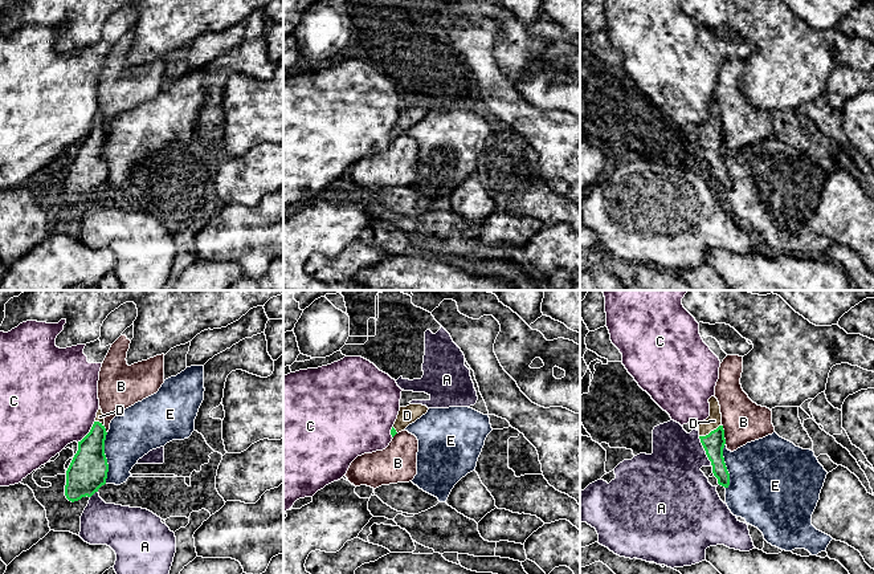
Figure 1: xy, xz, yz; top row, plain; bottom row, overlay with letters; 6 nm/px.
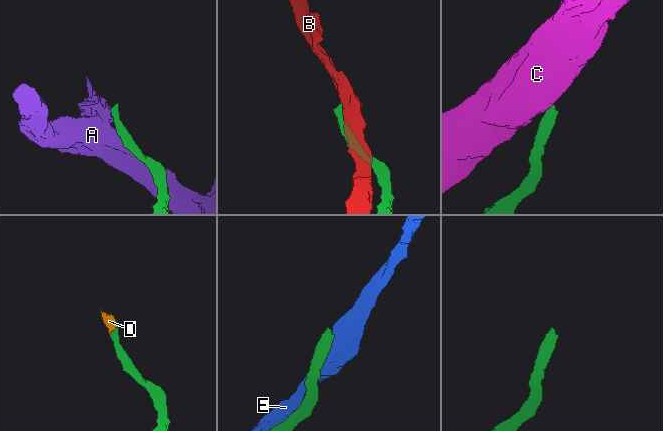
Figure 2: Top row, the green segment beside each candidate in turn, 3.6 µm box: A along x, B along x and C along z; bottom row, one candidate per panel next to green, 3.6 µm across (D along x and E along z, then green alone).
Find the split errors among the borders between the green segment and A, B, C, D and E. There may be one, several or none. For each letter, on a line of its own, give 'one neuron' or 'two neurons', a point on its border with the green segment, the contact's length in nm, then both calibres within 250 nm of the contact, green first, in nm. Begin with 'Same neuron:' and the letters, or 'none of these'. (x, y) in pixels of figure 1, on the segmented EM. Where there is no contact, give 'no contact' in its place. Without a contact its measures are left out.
Same neuron: D
A: two neurons | yz (705, 450) | 200 nm | 130/360 nm
B: two neurons | yz (723, 434) | 120 nm | 130/260 nm
C: two neurons | xy (89, 432) | 170 nm | 240/480 nm
D: one neuron | yz (711, 431) | 150 nm | 130/90 nm
E: two neurons | xy (105, 458) | 320 nm | 240/300 nm

